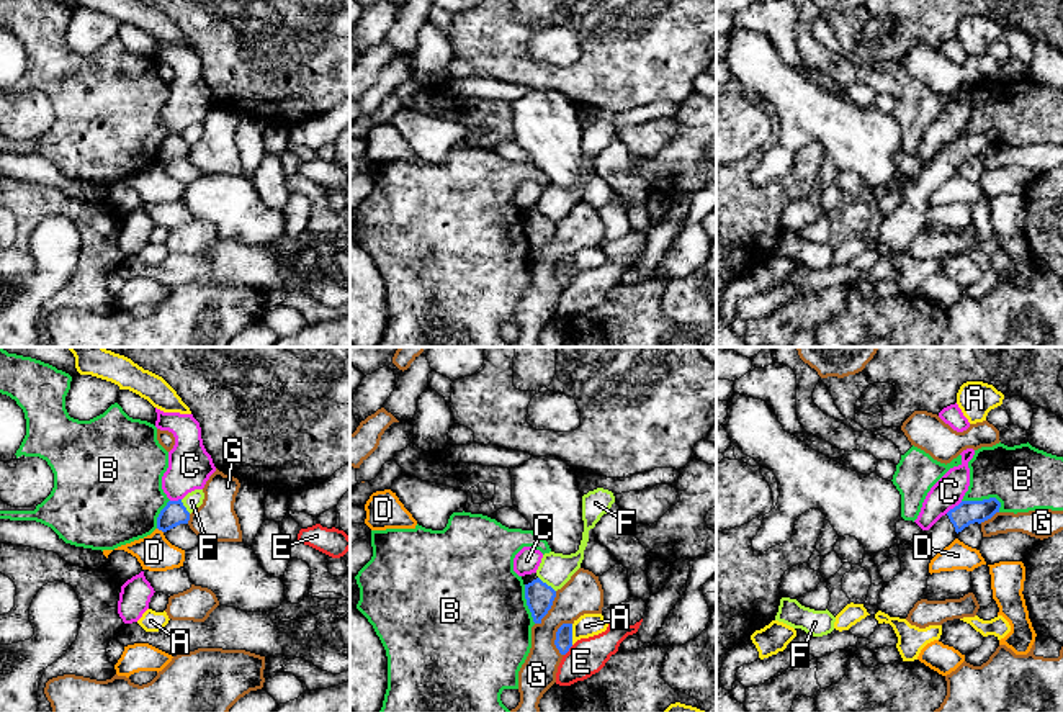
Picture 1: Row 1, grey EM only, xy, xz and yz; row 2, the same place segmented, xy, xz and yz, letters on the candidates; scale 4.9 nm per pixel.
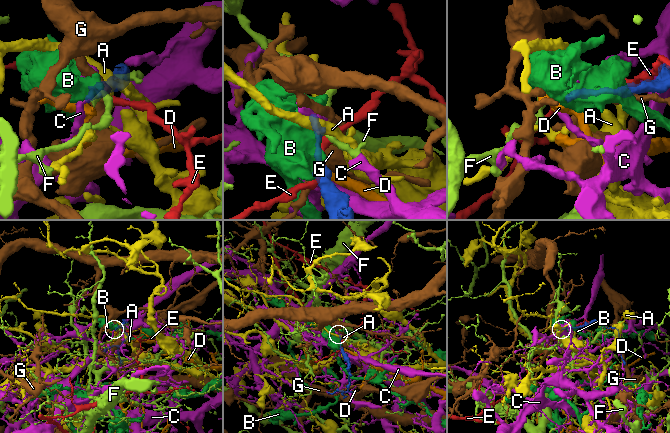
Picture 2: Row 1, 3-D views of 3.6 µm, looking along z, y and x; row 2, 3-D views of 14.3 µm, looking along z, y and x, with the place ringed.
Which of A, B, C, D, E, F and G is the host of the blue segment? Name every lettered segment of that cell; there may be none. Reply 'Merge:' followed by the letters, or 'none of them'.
Merge: none of them

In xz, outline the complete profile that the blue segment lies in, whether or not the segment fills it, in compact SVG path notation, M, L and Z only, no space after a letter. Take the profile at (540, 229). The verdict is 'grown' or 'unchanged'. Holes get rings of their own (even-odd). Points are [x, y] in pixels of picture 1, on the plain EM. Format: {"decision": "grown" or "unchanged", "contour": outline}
{"decision": "grown", "contour": "M536 206L522 210L525 218L525 232L532 246L533 255L541 257L541 252L548 247L556 231L556 224L543 216Z"}

